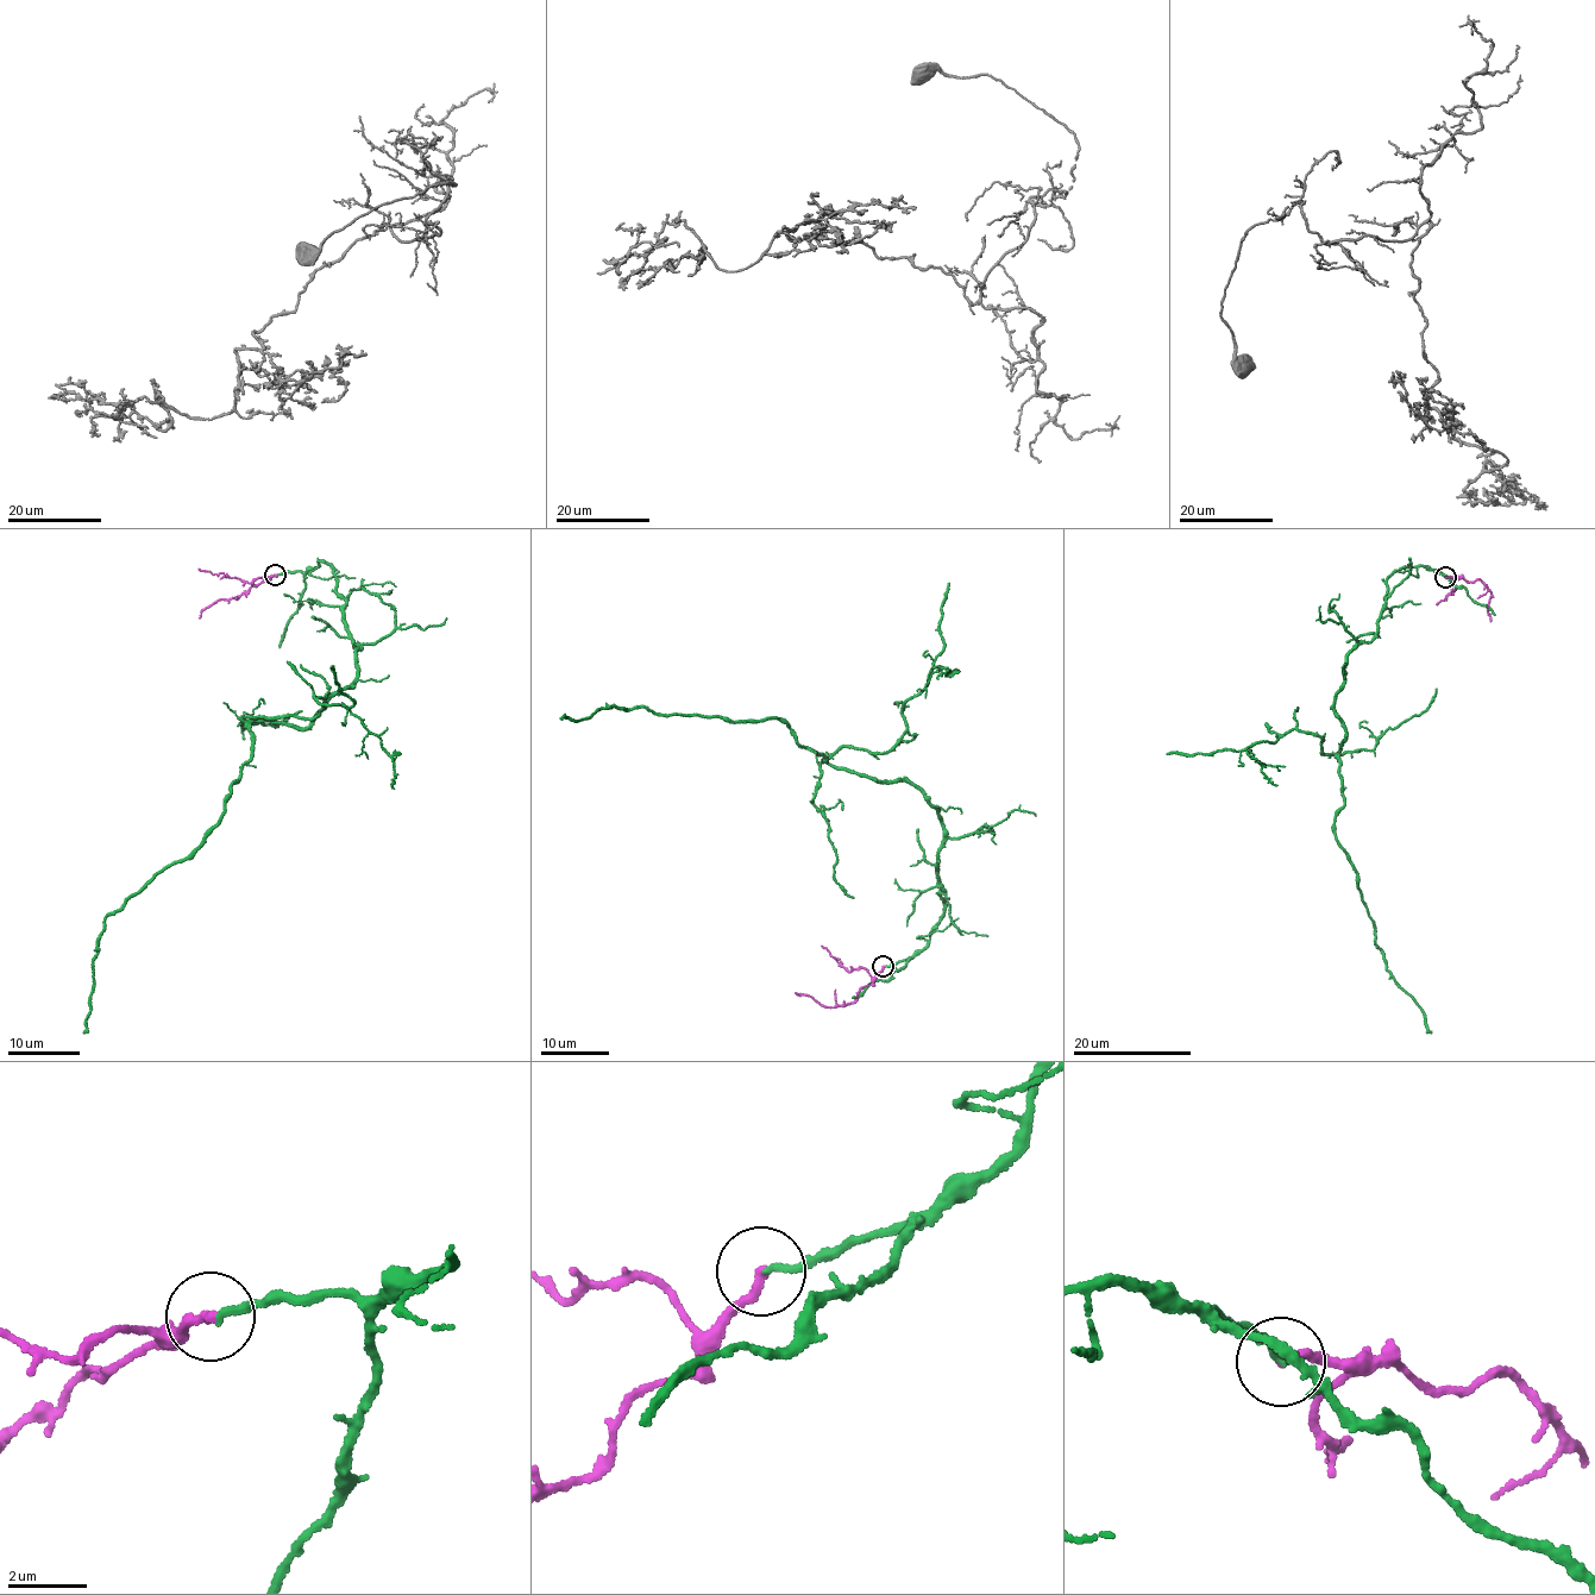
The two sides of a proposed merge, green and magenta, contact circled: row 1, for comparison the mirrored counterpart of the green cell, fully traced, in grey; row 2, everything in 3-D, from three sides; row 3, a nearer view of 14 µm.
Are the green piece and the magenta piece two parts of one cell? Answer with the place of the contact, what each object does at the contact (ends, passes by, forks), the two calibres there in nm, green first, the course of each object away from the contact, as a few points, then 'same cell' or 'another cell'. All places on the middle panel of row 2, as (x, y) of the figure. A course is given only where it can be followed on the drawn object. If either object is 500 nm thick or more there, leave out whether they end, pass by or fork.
(883, 966) | green ends | magenta ends | 180/240 nm | green via (884, 967), (917, 955), (943, 911), (941, 820), (905, 780), (834, 767), (778, 717), (609, 707), (559, 718) | magenta via (883, 967), (856, 999), (847, 1004), (823, 1006), (795, 992) | same cell

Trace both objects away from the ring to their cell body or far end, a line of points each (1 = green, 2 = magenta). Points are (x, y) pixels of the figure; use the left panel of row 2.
1: (277, 576), (332, 566), (357, 682), (303, 727), (250, 723), (251, 759), (199, 847), (106, 916), (83, 1033)
2: (275, 576), (255, 584), (237, 597), (207, 606), (199, 619)

